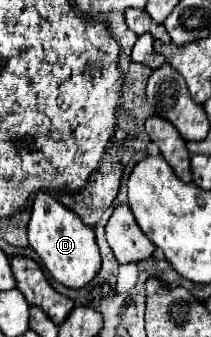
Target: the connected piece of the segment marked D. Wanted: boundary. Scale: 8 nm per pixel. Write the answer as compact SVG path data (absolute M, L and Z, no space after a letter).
M40 191L34 199L32 217L28 223L28 243L42 259L44 267L64 287L80 289L94 279L100 271L100 251L94 239L94 231L74 215L74 211L66 209L62 203L52 199L48 193Z

